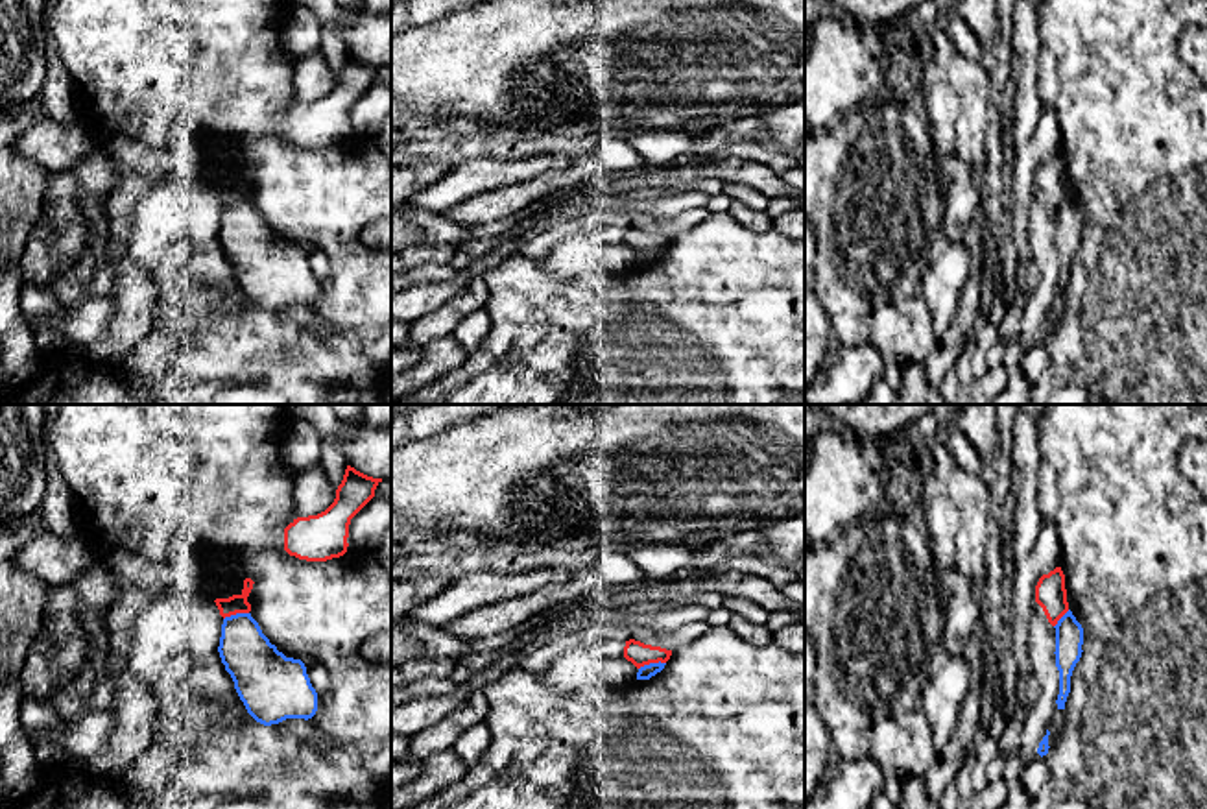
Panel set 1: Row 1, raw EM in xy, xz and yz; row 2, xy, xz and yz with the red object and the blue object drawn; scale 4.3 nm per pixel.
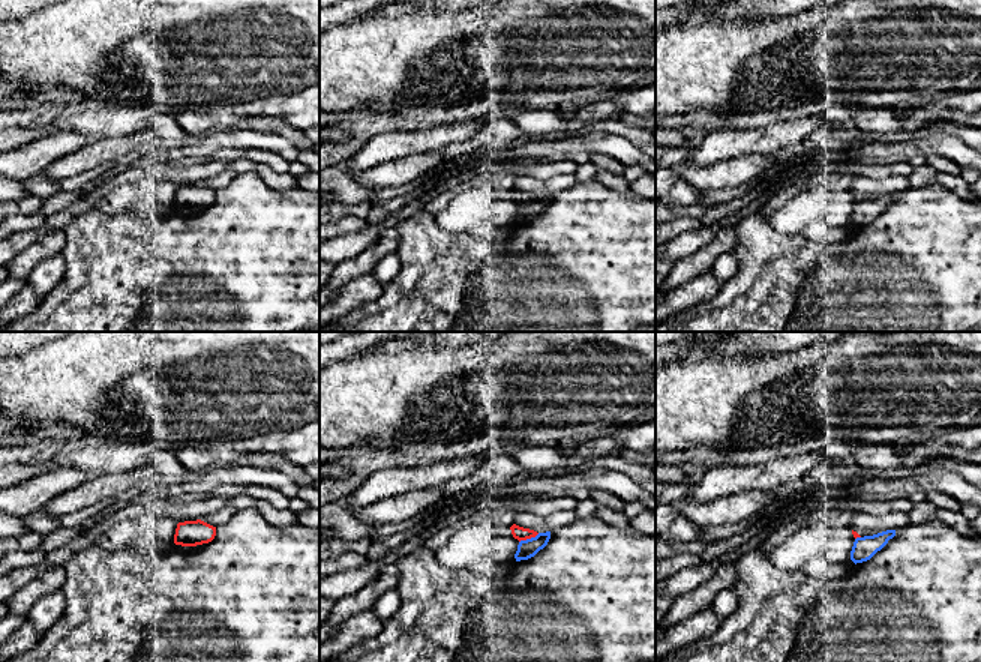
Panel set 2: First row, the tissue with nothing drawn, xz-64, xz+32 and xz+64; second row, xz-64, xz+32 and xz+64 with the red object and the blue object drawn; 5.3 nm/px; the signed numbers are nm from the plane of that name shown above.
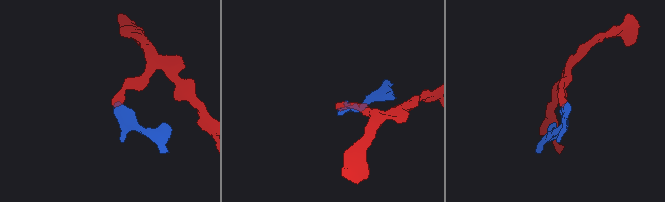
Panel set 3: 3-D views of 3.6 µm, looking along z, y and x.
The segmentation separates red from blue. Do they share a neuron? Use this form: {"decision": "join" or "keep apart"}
{"decision": "keep apart"}

